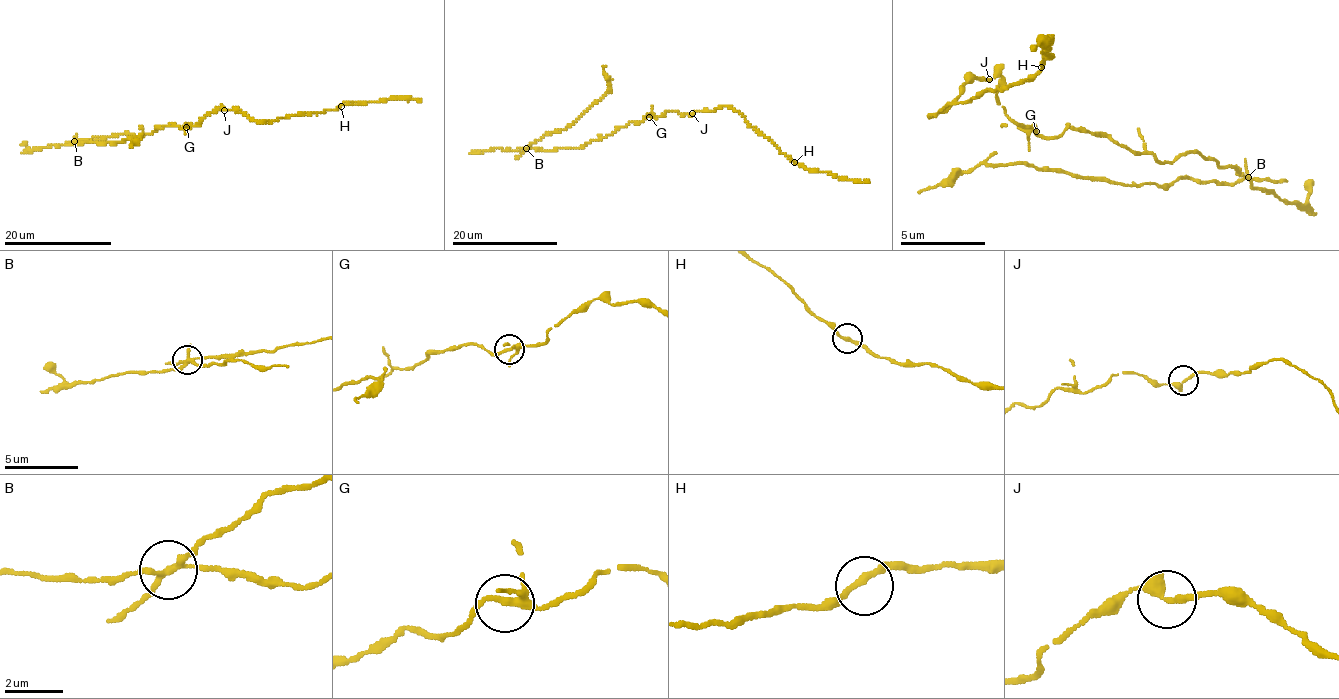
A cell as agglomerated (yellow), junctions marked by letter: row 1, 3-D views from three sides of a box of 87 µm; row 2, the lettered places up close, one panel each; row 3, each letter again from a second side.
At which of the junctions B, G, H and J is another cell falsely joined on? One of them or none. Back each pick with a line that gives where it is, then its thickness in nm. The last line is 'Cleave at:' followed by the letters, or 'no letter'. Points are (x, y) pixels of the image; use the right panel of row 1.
B: (1248, 177) | 200 nm
Cleave at: B

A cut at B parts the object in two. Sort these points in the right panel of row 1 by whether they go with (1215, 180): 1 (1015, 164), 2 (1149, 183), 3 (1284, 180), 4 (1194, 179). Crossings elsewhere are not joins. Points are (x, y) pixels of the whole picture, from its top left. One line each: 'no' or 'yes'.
1: yes
2: yes
3: yes
4: yes

